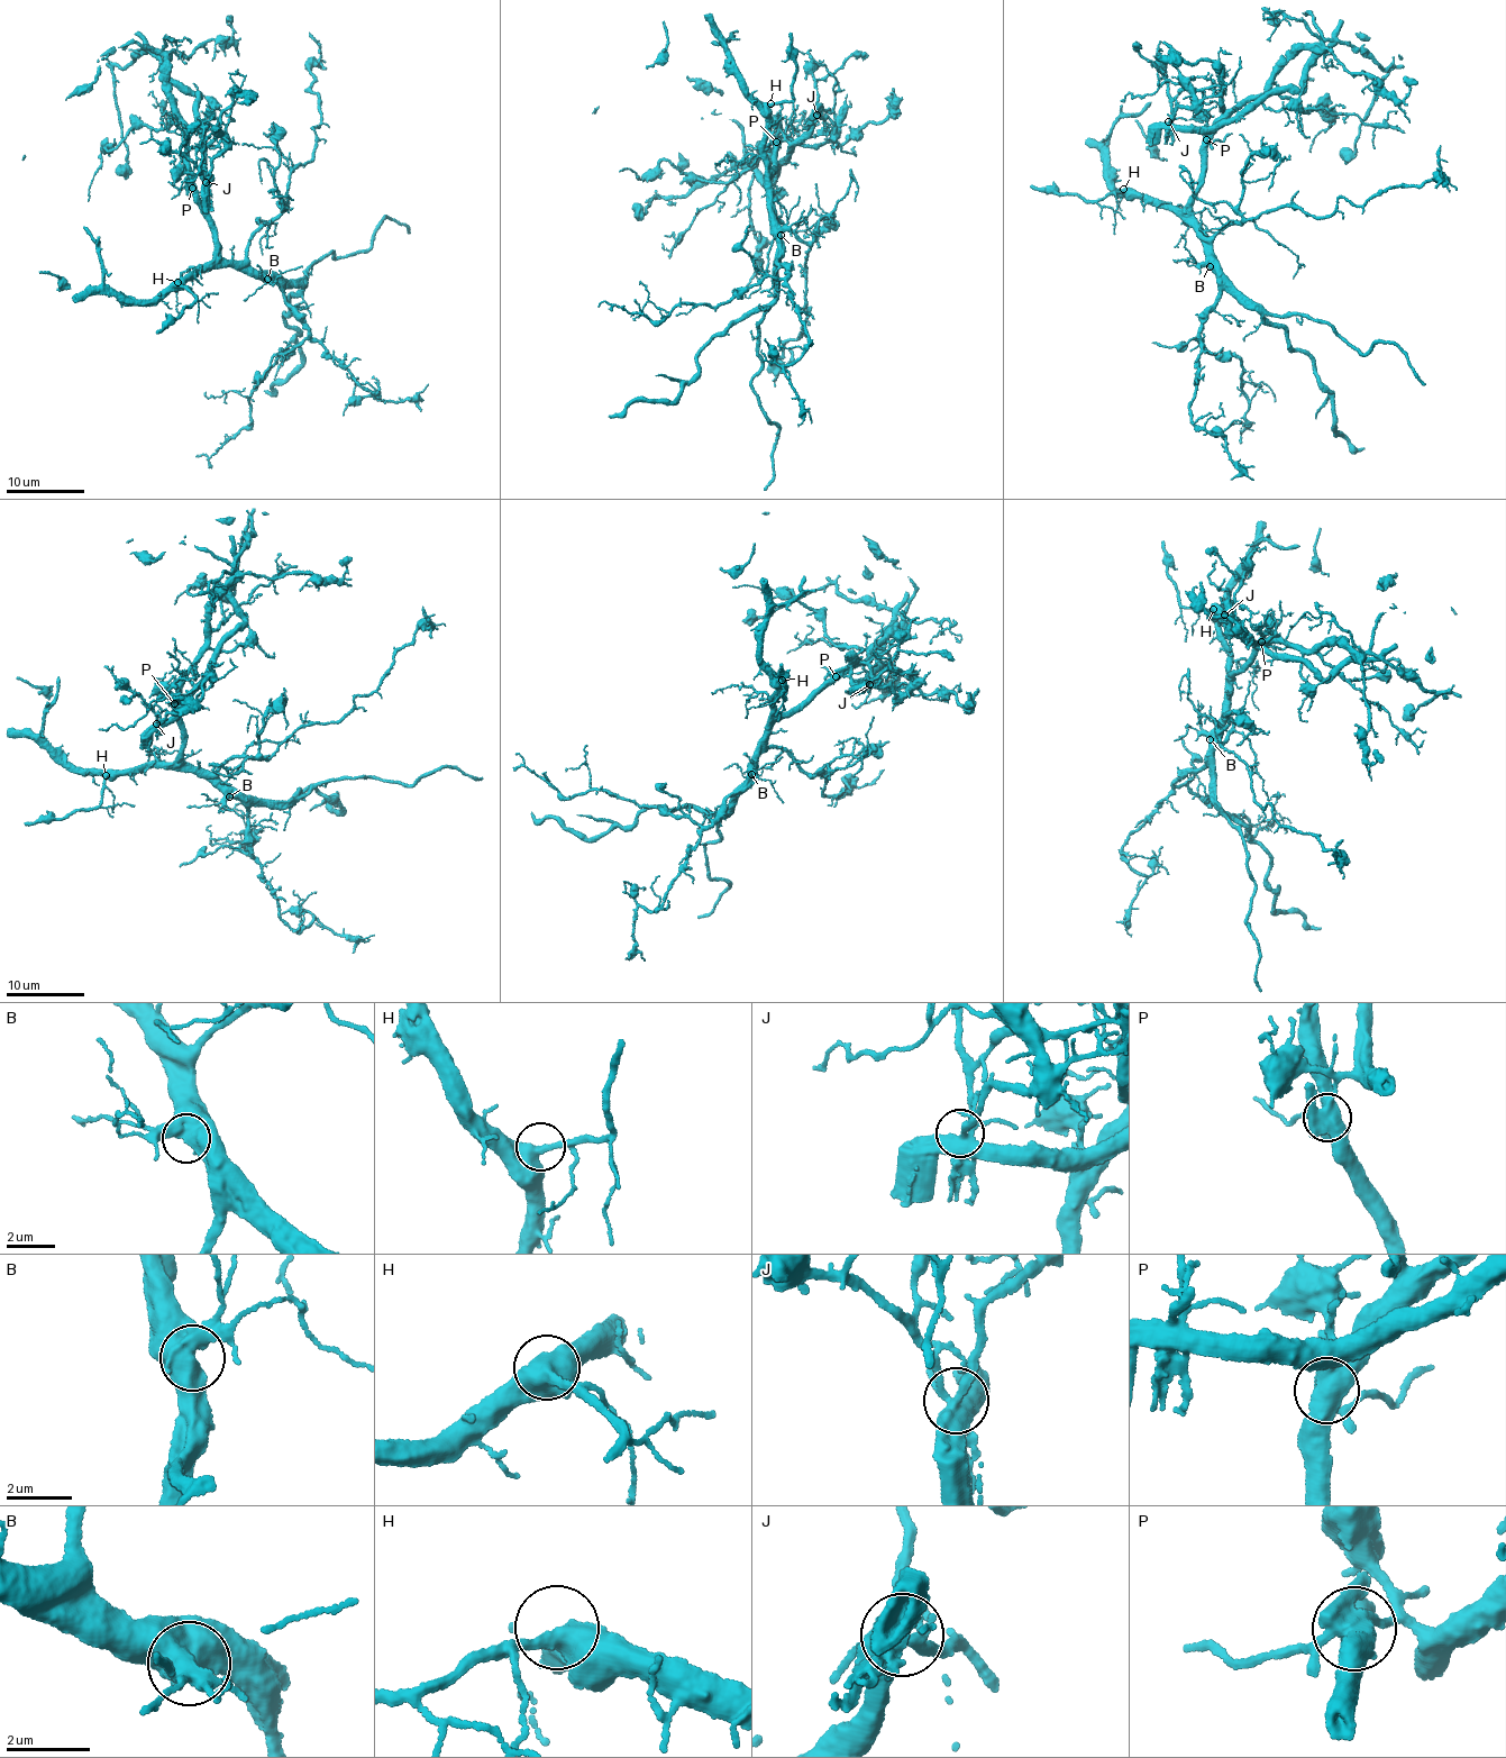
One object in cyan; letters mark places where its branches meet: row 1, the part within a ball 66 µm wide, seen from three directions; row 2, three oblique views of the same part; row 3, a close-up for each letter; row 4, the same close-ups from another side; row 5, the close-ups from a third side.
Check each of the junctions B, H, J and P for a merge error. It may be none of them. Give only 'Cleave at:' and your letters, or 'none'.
Cleave at: P

